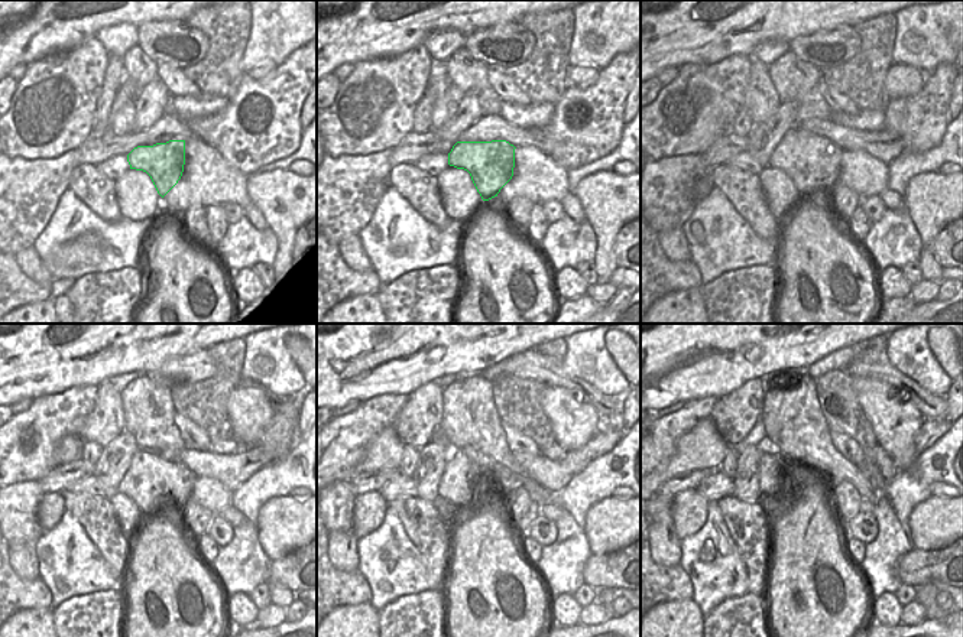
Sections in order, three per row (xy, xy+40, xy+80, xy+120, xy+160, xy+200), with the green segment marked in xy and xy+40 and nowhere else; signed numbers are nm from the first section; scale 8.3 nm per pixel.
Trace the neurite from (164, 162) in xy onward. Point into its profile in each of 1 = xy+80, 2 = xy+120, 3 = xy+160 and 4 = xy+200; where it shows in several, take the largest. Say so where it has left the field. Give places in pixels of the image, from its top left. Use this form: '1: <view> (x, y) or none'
1: xy+80 (813, 162)
2: xy+120 (151, 478)
3: xy+160 (456, 486)
4: xy+200 (769, 473)

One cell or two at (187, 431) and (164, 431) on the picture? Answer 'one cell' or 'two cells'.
two cells

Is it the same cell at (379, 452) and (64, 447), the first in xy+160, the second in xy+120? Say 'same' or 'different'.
same

